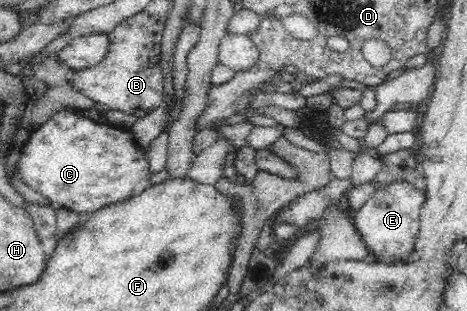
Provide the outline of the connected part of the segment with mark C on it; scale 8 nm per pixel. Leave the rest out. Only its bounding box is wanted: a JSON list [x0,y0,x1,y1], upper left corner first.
[17,111,150,215]

